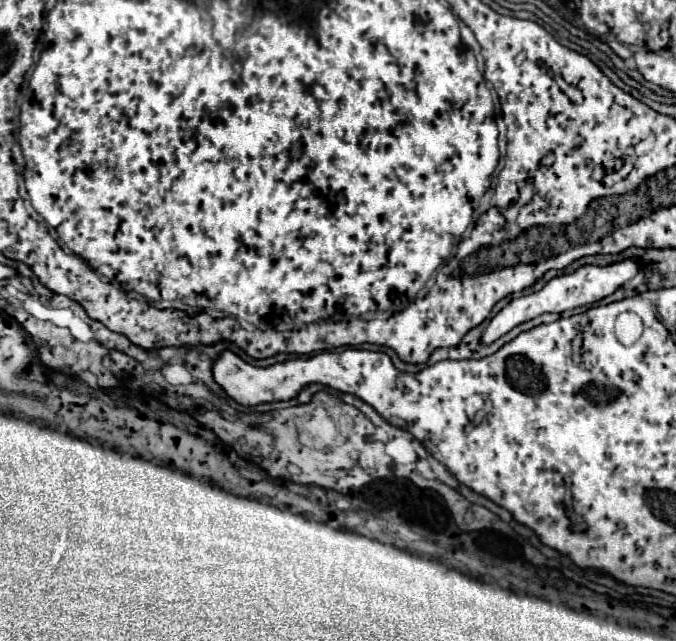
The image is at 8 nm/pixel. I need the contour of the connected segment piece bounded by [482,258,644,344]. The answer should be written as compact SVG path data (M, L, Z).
M626 258L622 262L614 262L608 266L582 266L582 268L574 270L572 274L560 274L560 276L552 278L540 292L532 292L532 294L514 298L508 306L504 306L486 326L486 330L482 334L482 342L492 344L494 340L498 340L506 332L510 332L514 326L518 326L526 320L532 320L540 314L546 314L546 312L562 314L564 310L572 310L572 308L578 308L584 304L594 304L606 296L614 294L620 286L628 284L636 274L642 272L642 268L644 268L644 264L640 262L640 258Z

